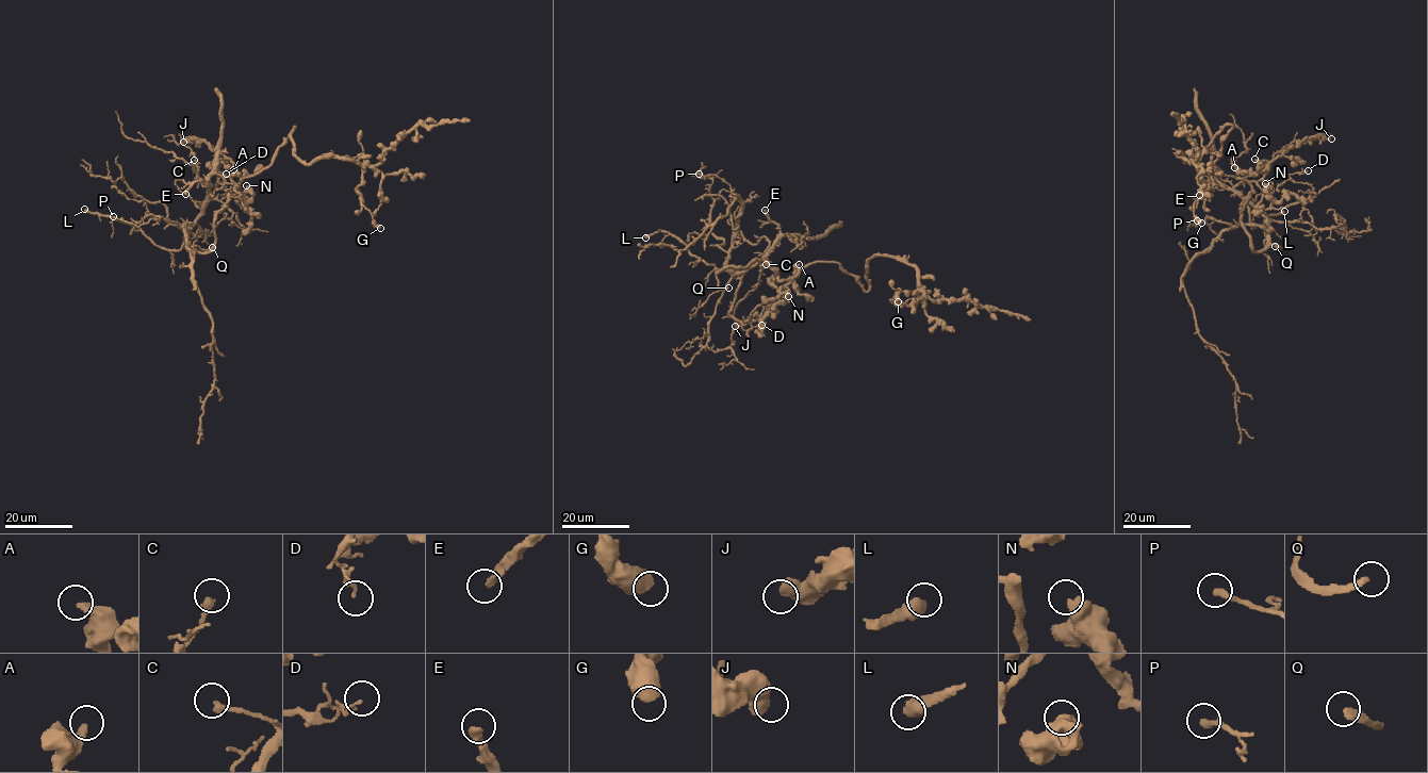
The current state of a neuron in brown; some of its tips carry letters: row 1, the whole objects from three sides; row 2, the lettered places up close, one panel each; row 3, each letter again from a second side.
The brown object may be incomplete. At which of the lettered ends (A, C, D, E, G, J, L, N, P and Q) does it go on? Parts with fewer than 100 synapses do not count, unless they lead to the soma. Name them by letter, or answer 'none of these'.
E, L, Q

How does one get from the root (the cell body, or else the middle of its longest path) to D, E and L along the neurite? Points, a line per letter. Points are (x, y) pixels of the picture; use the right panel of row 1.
D: (1243, 208), (1244, 230), (1259, 251), (1268, 237), (1265, 210), (1310, 199), (1312, 186), (1290, 177), (1308, 170)
E: (1243, 208), (1244, 230), (1253, 250), (1259, 251), (1268, 237), (1262, 212), (1215, 180), (1210, 180), (1199, 195)
L: (1243, 208), (1242, 225), (1253, 250), (1264, 248), (1265, 240), (1264, 249), (1267, 246), (1266, 217), (1284, 211)

